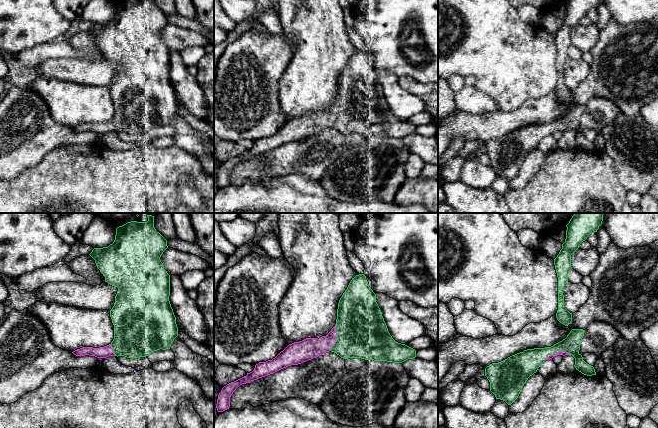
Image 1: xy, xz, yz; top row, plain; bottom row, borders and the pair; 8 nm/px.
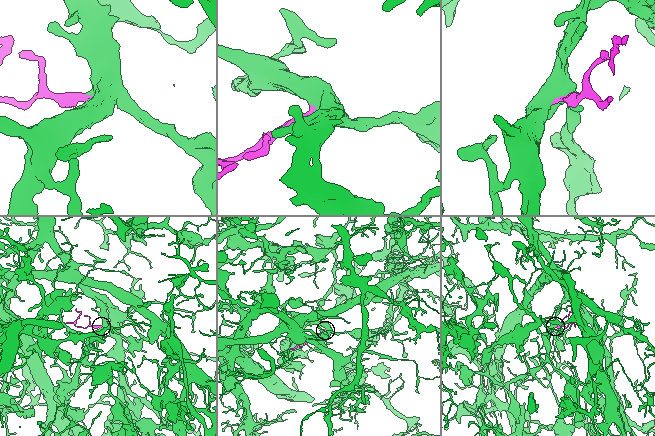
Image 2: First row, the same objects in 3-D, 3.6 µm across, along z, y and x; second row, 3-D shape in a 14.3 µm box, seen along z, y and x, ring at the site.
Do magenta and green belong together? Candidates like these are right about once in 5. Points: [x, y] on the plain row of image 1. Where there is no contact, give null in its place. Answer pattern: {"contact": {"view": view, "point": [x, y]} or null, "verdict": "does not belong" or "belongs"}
{"contact": {"view": "xz", "point": [336, 113]}, "verdict": "belongs"}

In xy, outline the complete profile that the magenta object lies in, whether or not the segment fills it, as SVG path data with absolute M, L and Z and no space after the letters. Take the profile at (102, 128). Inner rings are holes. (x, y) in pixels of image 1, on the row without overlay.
M124 0L116 4L112 20L92 26L89 31L95 36L105 58L118 64L114 82L110 86L114 115L104 123L77 125L72 128L74 131L139 134L160 125L170 125L178 112L178 103L169 77L170 51L160 36L167 24L167 16L156 7L154 0Z

